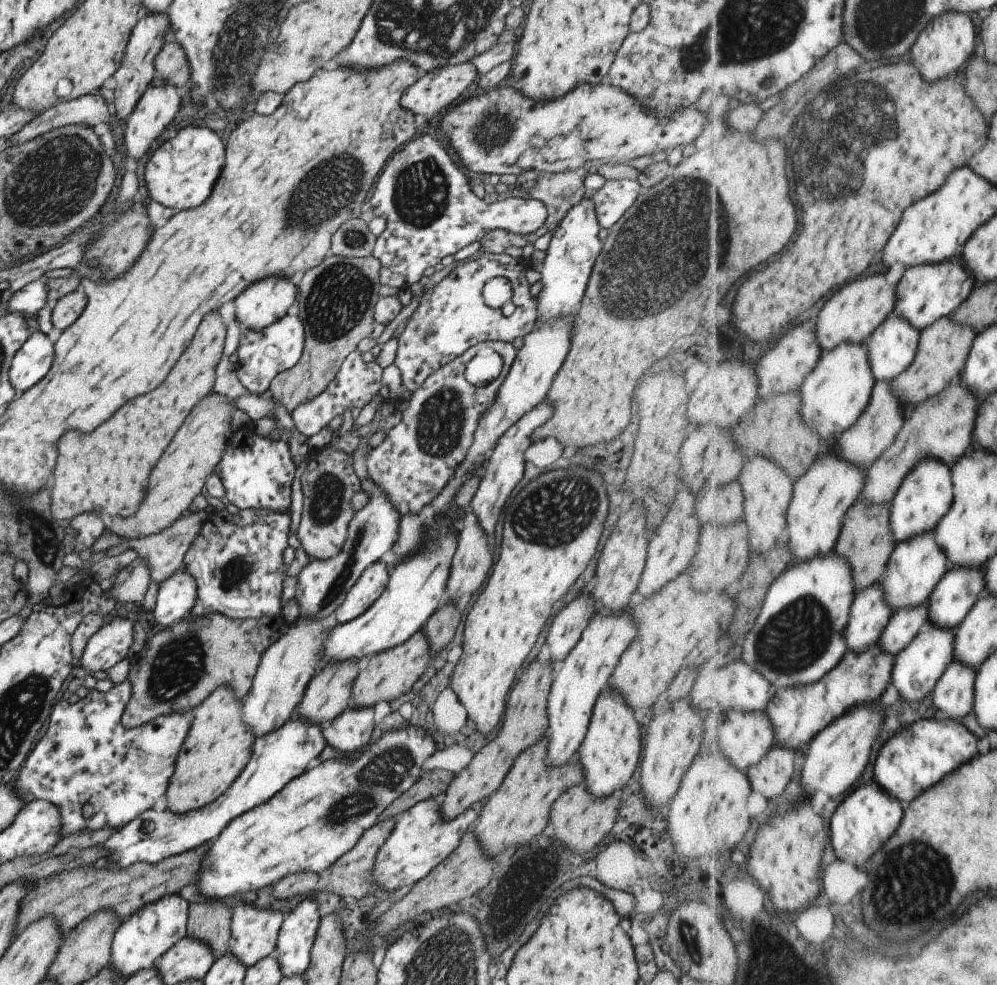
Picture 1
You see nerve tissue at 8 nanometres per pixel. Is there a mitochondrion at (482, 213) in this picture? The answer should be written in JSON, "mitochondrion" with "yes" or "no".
{"mitochondrion":"no"}

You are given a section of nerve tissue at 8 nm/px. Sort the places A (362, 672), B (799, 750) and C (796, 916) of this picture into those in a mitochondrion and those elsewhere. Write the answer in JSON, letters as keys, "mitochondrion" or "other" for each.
{"A":"other","B":"other","C":"other"}

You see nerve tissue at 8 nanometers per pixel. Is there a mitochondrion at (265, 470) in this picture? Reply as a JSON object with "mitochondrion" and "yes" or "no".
{"mitochondrion":"no"}

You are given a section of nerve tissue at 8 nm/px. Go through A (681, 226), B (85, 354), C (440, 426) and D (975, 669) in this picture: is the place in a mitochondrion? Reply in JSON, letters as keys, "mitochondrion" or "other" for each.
{"A":"mitochondrion","B":"other","C":"mitochondrion","D":"other"}

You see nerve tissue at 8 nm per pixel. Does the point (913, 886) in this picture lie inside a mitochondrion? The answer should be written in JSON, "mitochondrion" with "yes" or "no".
{"mitochondrion":"yes"}

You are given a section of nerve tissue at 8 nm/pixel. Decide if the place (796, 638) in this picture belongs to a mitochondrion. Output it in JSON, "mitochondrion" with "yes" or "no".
{"mitochondrion":"yes"}

